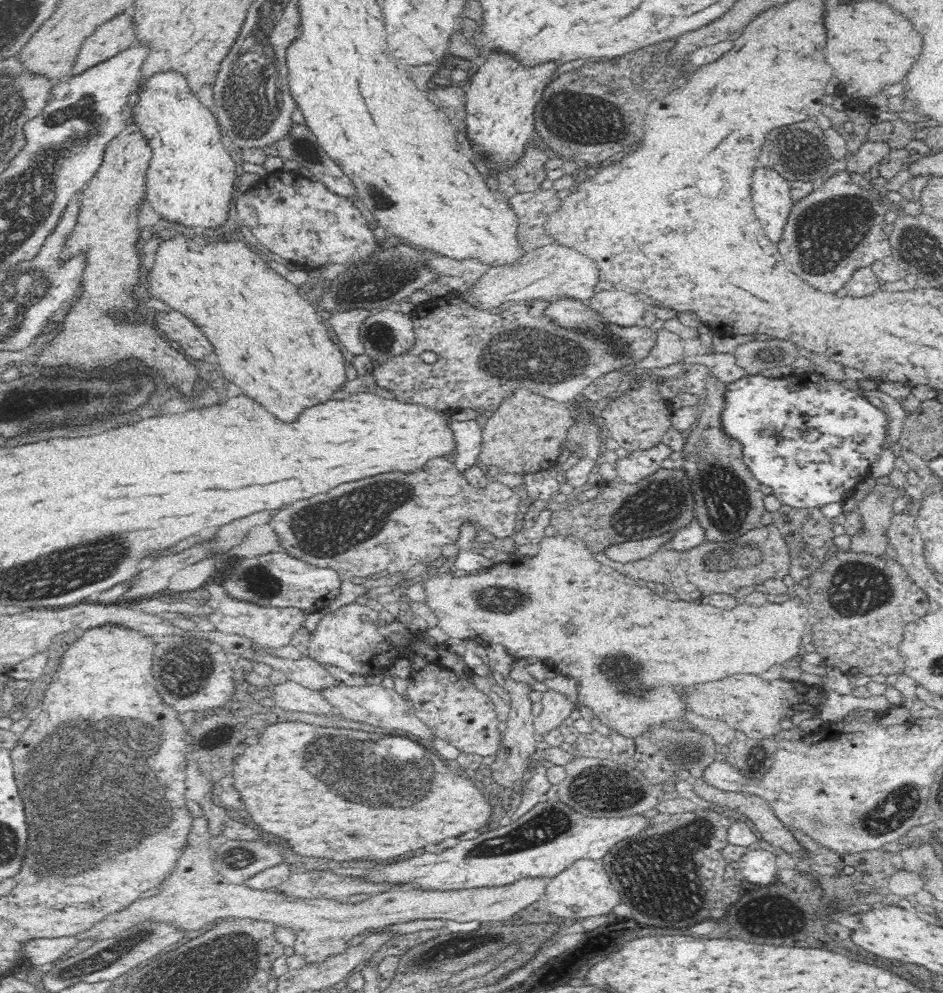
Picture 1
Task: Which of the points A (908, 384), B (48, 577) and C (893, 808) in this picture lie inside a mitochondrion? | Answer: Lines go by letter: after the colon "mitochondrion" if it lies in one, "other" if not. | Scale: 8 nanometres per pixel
A: other
B: mitochondrion
C: mitochondrion

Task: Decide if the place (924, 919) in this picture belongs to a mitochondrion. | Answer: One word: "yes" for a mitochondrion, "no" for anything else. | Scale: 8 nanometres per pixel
no

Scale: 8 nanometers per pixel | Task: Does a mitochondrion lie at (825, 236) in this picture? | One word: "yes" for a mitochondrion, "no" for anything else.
yes

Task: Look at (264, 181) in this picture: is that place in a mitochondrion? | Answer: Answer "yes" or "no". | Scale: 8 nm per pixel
no

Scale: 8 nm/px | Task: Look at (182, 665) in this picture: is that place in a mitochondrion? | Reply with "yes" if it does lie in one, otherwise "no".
yes

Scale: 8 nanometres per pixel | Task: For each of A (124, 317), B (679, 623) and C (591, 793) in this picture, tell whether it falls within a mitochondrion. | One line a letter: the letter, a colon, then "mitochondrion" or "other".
A: other
B: other
C: mitochondrion

